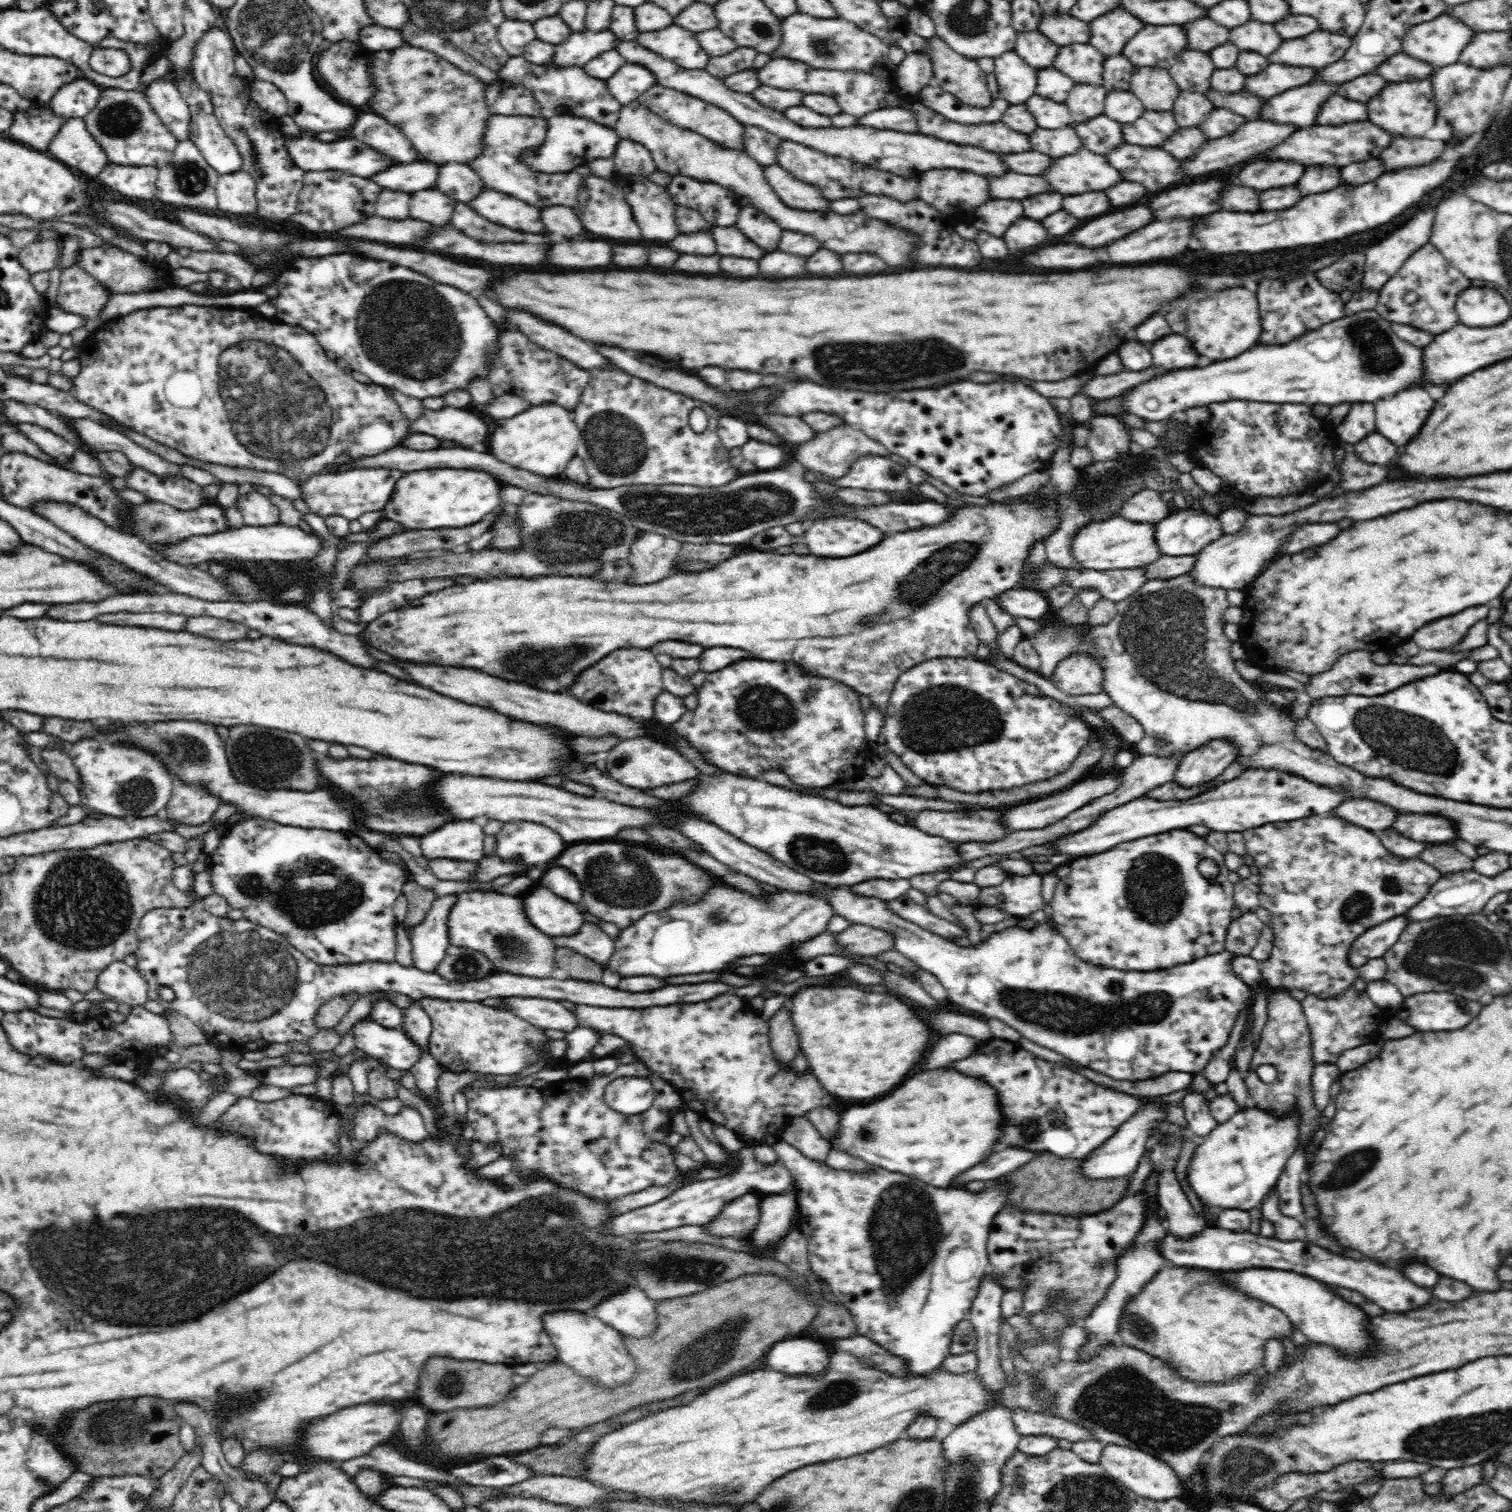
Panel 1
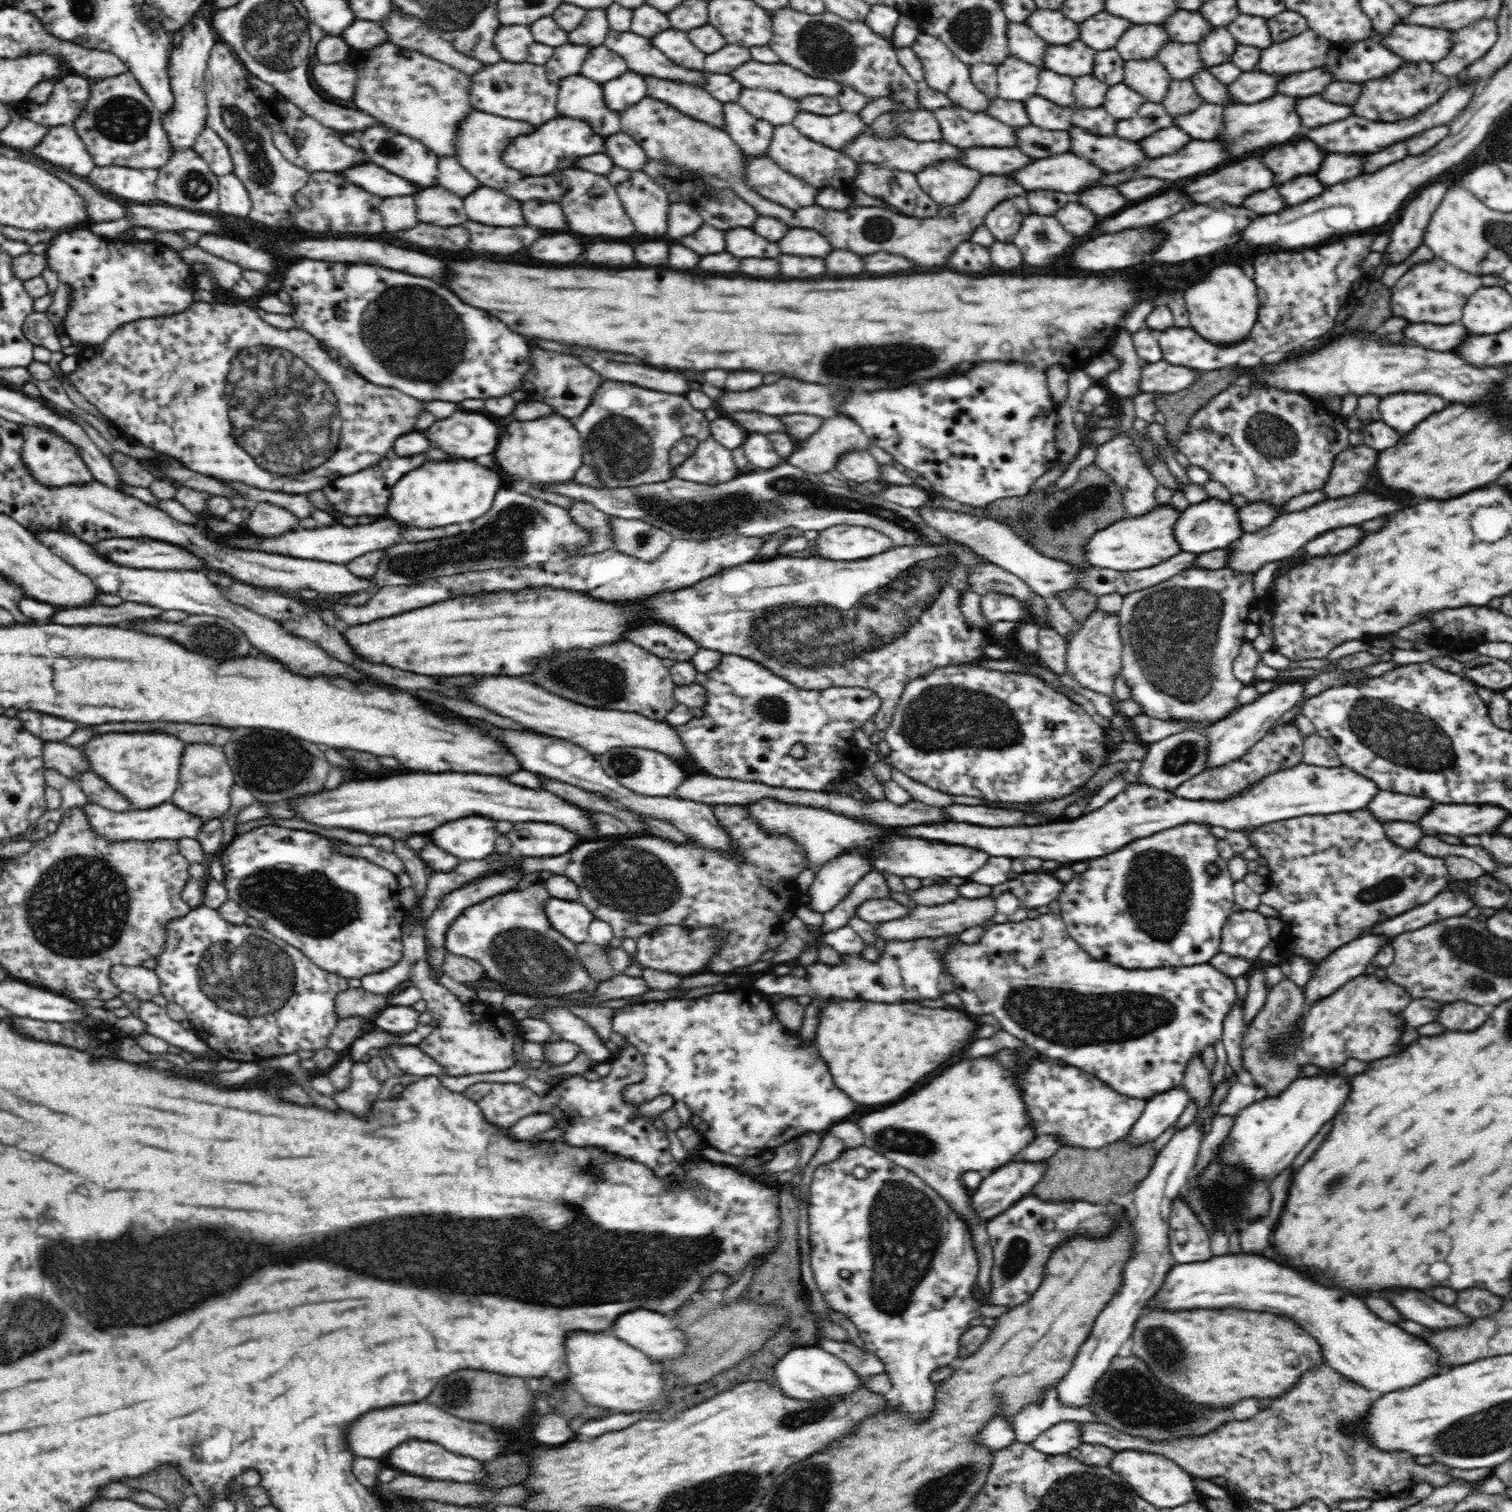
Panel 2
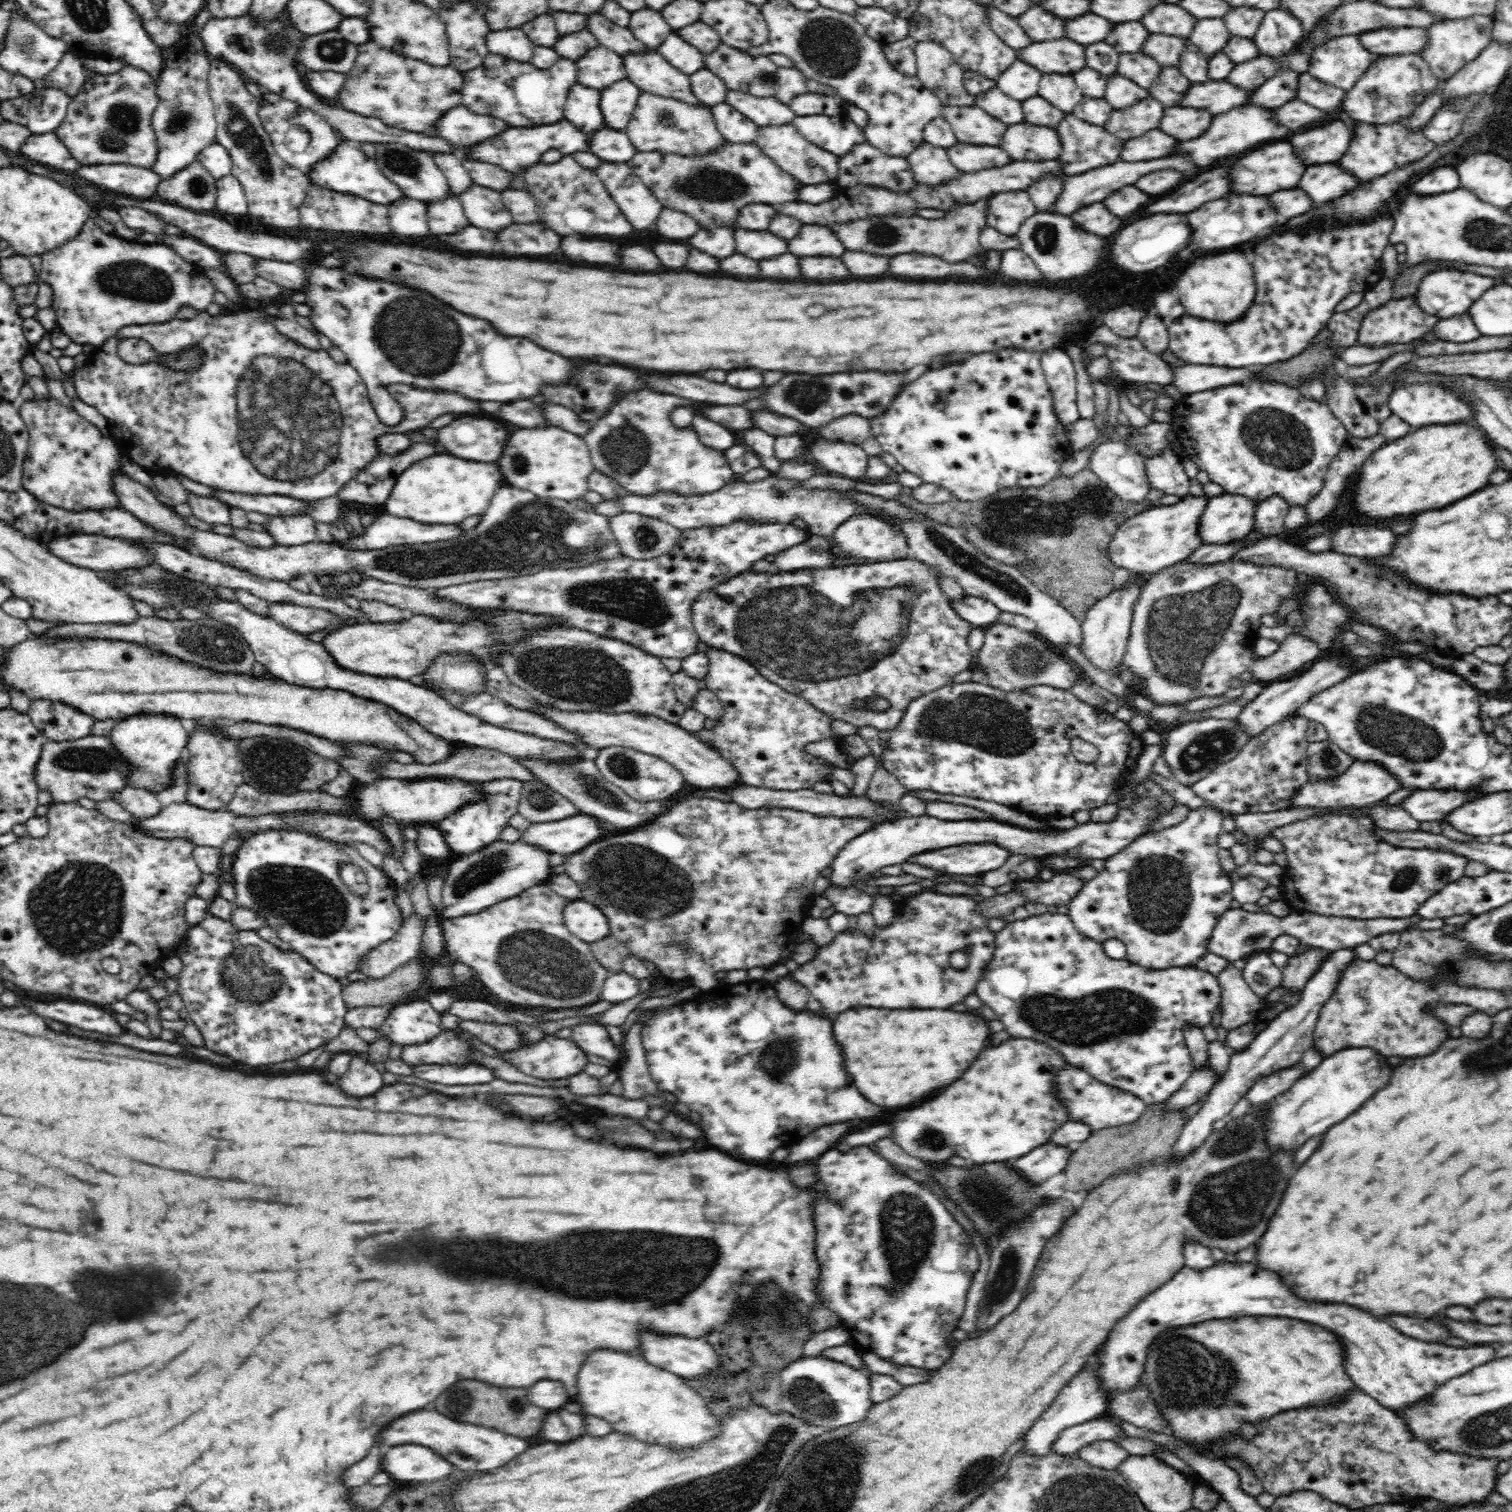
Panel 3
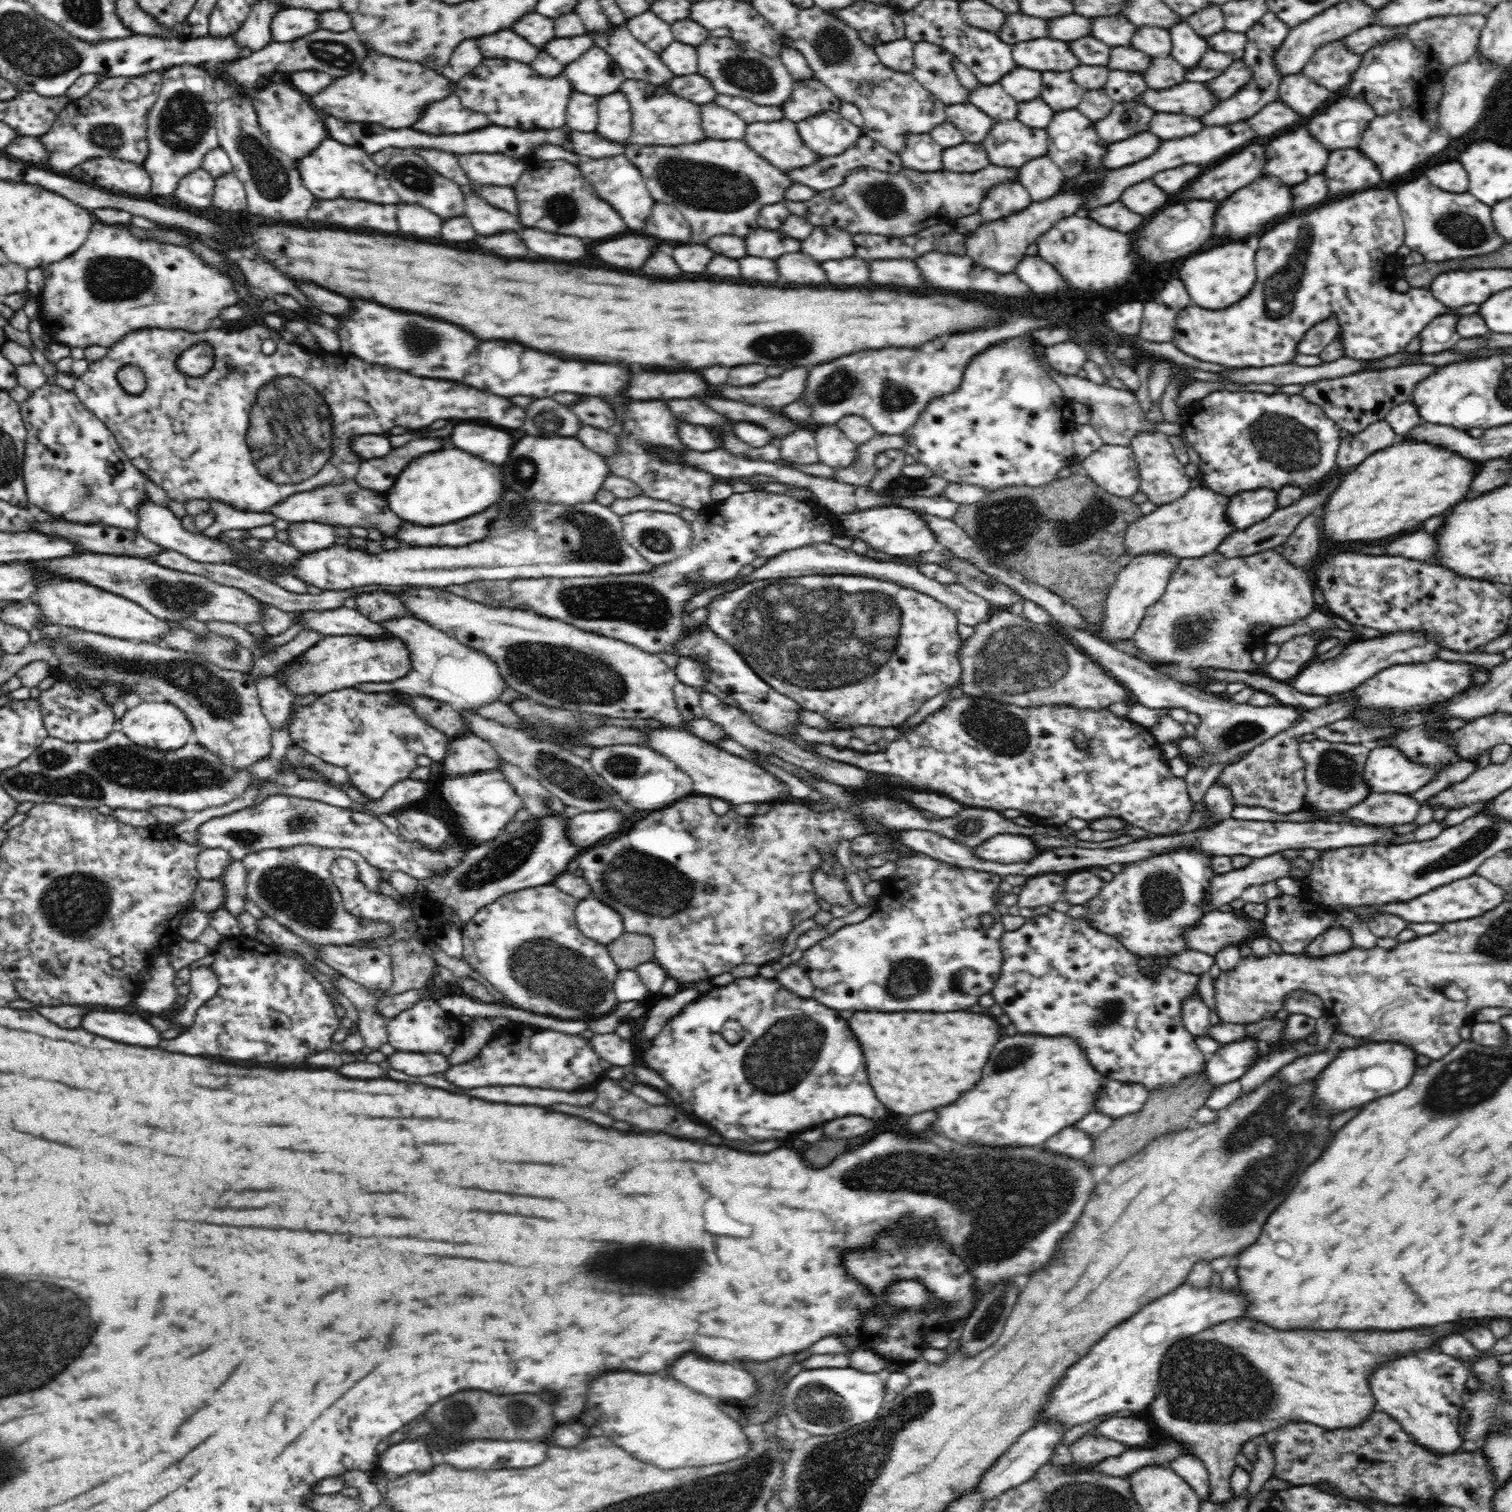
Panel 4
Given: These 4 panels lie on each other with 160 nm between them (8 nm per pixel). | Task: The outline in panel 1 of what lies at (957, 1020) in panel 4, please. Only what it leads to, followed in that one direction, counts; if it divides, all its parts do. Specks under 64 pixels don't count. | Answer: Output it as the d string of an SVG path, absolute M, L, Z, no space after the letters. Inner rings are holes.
M851 987L800 988L792 1000L792 1022L800 1034L800 1048L820 1084L840 1098L870 1100L894 1090L928 1050L934 1032L918 1016L920 1007L897 996Z

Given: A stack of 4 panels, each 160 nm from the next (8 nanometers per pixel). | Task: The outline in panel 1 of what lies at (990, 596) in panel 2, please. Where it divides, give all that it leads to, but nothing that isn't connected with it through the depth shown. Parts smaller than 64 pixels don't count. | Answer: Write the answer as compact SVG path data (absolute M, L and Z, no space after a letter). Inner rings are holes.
M1017 587L995 596L1000 609L1010 613L1015 619L1038 620L1051 610L1047 595L1032 588Z

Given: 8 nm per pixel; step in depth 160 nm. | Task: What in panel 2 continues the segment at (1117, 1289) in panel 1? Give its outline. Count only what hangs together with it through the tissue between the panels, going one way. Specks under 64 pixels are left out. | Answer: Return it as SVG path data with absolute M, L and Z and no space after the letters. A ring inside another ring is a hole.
M1197 1114L1190 1124L1177 1131L1159 1150L1148 1176L1139 1182L1139 1186L1128 1197L1137 1238L1133 1248L1135 1253L1126 1263L1123 1285L1096 1318L1088 1342L1084 1342L1072 1361L1068 1374L1061 1378L1055 1388L1059 1402L1065 1408L1087 1408L1092 1404L1100 1377L1111 1367L1110 1363L1118 1354L1118 1348L1132 1336L1135 1322L1142 1316L1144 1306L1158 1292L1168 1270L1176 1263L1169 1248L1168 1218L1173 1200L1178 1198L1190 1180L1189 1175L1195 1167L1202 1139L1206 1136L1204 1125L1203 1118L1199 1118Z

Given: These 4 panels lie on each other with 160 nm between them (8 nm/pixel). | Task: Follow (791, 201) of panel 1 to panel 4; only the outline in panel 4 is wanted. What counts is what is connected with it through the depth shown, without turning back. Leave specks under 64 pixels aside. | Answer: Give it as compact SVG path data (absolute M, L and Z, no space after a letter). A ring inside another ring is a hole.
M705 138L698 142L690 142L690 144L682 144L678 146L646 146L645 144L638 145L628 143L625 146L624 154L627 156L627 159L642 173L647 189L655 202L674 204L674 206L682 212L682 216L684 216L684 218L688 220L688 224L690 224L692 240L694 240L694 242L698 242L698 244L704 244L704 242L708 242L712 236L720 236L720 234L736 234L736 236L740 236L740 238L746 238L746 236L748 236L748 230L750 230L752 226L758 226L756 218L758 218L760 208L762 208L762 206L766 206L766 204L776 204L776 202L784 200L784 192L786 192L786 190L788 190L788 188L793 184L785 171L776 168L776 166L772 166L772 164L770 164L764 157L761 157L758 153L754 152L754 150L752 150L752 148L750 148L743 140L716 140Z

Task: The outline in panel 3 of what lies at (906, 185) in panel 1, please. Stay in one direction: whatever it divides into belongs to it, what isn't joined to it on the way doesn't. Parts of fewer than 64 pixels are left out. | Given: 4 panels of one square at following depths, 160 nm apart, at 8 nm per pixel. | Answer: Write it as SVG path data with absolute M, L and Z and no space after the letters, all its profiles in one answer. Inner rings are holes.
M758 126L758 136L752 142L768 158L771 158L780 170L790 174L803 184L833 183L838 174L838 157L823 148L818 148L804 140L796 126Z

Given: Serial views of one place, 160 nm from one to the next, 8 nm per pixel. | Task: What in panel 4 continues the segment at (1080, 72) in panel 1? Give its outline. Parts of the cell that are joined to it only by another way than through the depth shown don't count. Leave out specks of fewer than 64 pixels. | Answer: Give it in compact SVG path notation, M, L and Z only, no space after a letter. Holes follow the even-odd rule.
M1036 38L1032 42L1018 42L1011 45L1012 54L1018 67L1030 70L1072 70L1080 65L1076 56L1072 56L1068 42L1058 42L1050 38Z

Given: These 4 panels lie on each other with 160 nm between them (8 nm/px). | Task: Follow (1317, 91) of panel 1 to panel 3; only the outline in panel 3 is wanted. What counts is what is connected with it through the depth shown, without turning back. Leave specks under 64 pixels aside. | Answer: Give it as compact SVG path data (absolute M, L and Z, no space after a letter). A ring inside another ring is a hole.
M1241 105L1228 112L1214 115L1210 126L1206 128L1206 132L1203 132L1198 138L1178 142L1176 154L1188 154L1196 166L1208 166L1212 162L1230 158L1234 154L1240 154L1240 152L1246 152L1246 150L1252 151L1252 148L1256 148L1260 144L1268 145L1280 141L1288 134L1288 131L1286 127L1278 125L1272 119L1270 109Z

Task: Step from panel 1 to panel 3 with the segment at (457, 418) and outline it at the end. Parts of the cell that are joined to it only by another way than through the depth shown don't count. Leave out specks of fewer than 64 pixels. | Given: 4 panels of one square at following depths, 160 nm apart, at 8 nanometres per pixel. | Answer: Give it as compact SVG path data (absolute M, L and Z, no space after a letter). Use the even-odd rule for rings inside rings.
M464 416L440 428L438 442L458 458L496 462L504 452L508 434L496 422Z

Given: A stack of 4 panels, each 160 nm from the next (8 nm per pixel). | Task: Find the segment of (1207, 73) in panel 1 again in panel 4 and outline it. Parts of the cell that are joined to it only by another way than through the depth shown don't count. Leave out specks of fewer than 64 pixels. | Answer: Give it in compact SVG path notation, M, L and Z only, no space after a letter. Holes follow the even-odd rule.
M1138 26L1132 34L1130 45L1150 57L1168 56L1172 50L1170 33L1161 26Z

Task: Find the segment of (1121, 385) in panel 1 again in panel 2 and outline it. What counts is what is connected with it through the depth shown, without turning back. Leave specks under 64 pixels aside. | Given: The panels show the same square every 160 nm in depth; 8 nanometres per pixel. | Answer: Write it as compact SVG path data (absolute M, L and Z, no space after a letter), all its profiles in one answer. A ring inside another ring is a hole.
M1167 360L1150 363L1141 376L1140 388L1143 392L1160 392L1174 394L1191 387L1196 379L1201 375L1201 371L1188 368L1187 366L1176 366Z

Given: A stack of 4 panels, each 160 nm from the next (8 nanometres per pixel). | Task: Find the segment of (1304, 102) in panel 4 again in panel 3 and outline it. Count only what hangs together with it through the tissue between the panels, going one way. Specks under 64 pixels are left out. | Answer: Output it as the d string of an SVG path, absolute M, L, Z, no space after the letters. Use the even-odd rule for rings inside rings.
M1299 73L1296 87L1296 99L1320 110L1340 110L1344 102L1344 89L1325 84L1310 73Z

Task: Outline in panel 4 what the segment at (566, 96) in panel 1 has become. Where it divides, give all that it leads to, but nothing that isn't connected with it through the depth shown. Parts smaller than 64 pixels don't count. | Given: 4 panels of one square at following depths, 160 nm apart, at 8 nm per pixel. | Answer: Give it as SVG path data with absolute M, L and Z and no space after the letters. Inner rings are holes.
M572 91L566 112L566 126L580 132L595 132L599 120L599 97Z

